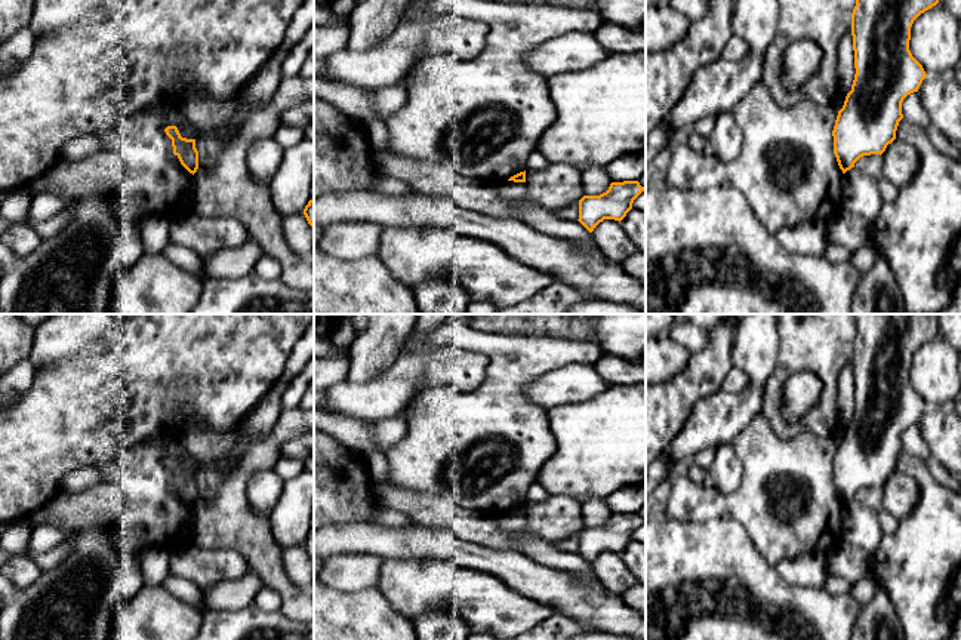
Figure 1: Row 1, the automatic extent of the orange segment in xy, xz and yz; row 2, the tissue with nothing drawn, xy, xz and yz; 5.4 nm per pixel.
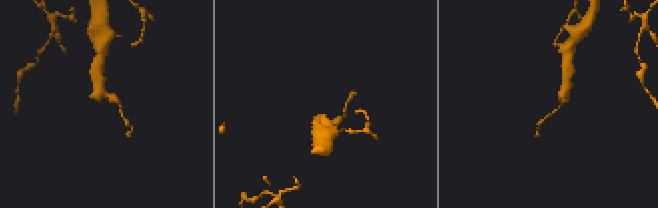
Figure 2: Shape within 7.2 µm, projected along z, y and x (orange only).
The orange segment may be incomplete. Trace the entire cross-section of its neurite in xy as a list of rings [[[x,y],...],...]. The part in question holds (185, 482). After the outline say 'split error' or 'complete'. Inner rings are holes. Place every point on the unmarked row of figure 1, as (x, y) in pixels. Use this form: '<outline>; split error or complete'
[[[167,458],[164,464],[172,471],[173,486],[179,490],[181,496],[194,507],[198,501],[195,471],[182,470],[176,458]]]; complete

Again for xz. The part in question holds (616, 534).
[[[638,513],[612,514],[600,527],[579,532],[579,554],[592,564],[604,551],[622,553],[632,541],[634,532],[644,523]]]; complete

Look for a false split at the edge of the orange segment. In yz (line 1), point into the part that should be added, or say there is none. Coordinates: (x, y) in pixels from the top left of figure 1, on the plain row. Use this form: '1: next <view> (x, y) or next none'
1: next none

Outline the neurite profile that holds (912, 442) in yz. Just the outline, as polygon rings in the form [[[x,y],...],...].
[[[918,424],[908,427],[902,434],[903,450],[925,461],[930,455],[928,446],[921,436]]]

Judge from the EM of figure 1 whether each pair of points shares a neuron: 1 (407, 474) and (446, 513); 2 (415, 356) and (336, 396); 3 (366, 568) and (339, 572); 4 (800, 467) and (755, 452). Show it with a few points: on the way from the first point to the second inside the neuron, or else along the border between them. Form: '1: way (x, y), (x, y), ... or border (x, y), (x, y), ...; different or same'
1: border (393, 483), (415, 491), (449, 494), (458, 502); different
2: way (396, 375), (375, 396), (356, 396); same
3: way (360, 572), (345, 572); same
4: way (789, 467), (775, 467), (766, 458); same

